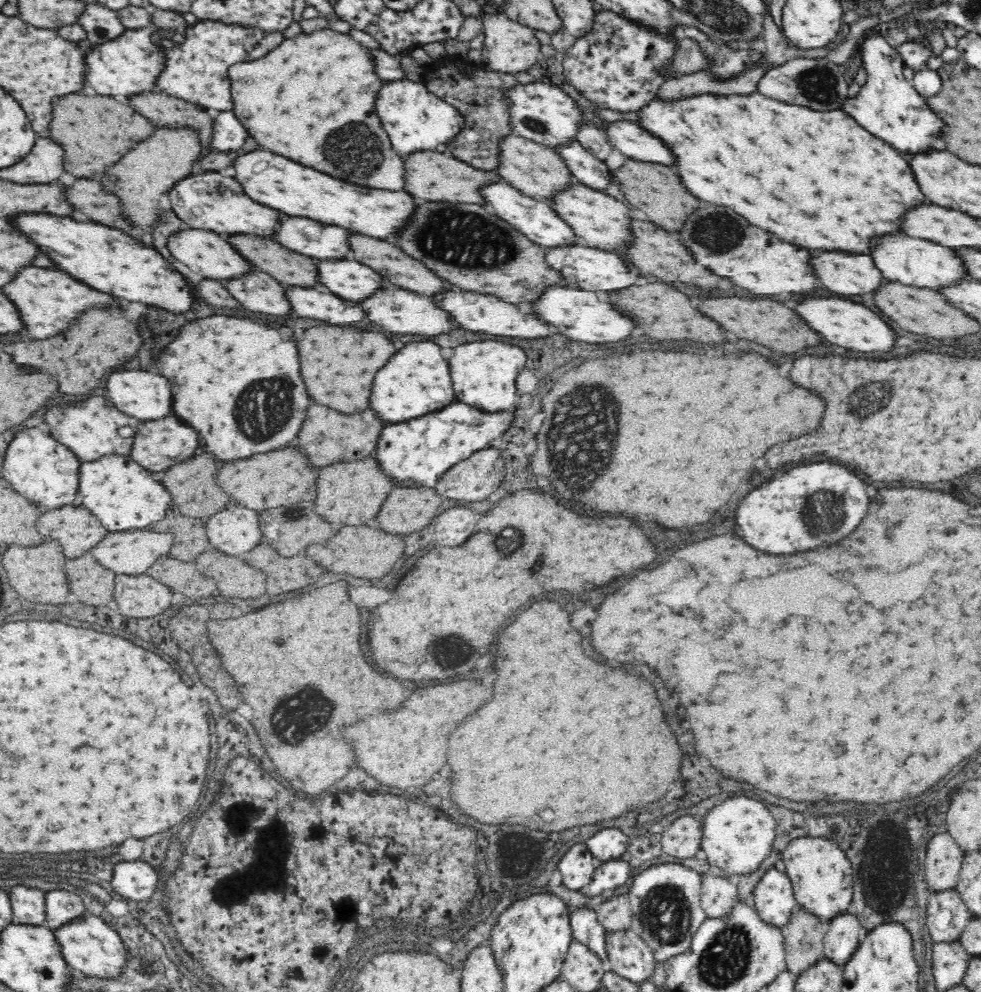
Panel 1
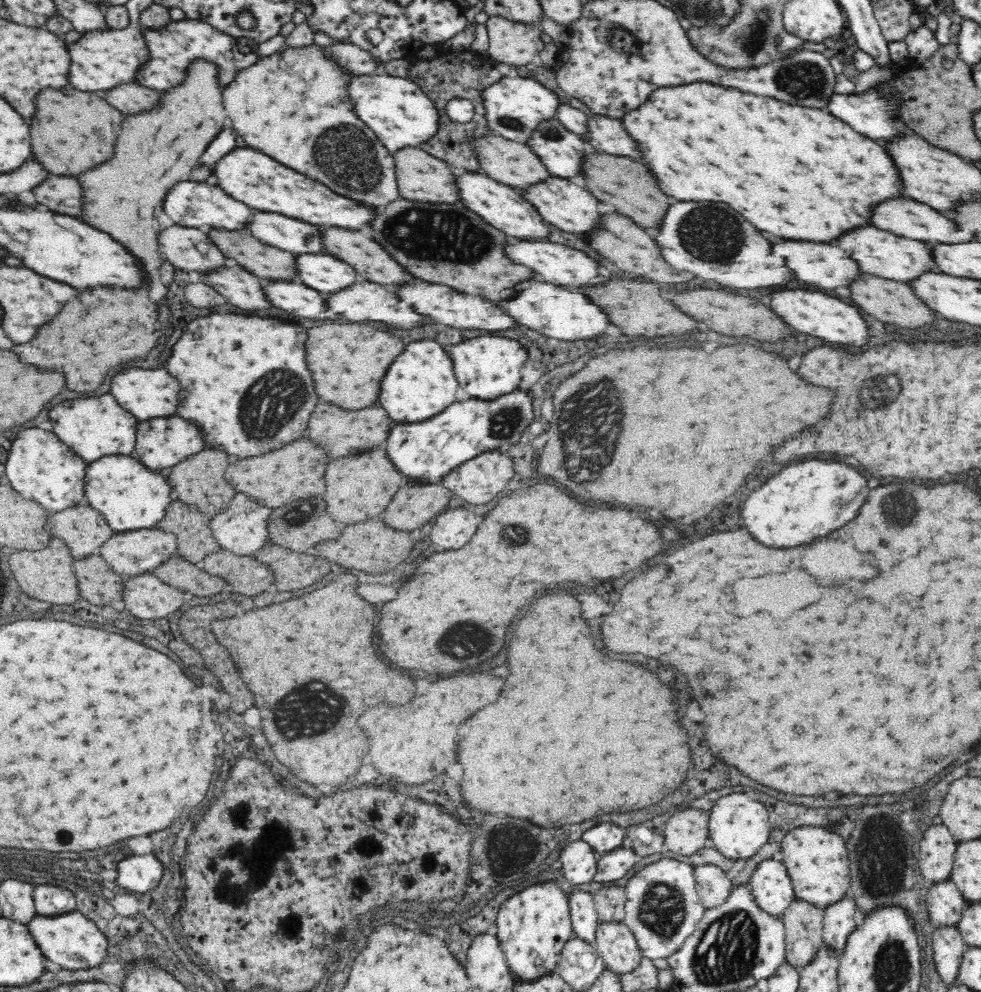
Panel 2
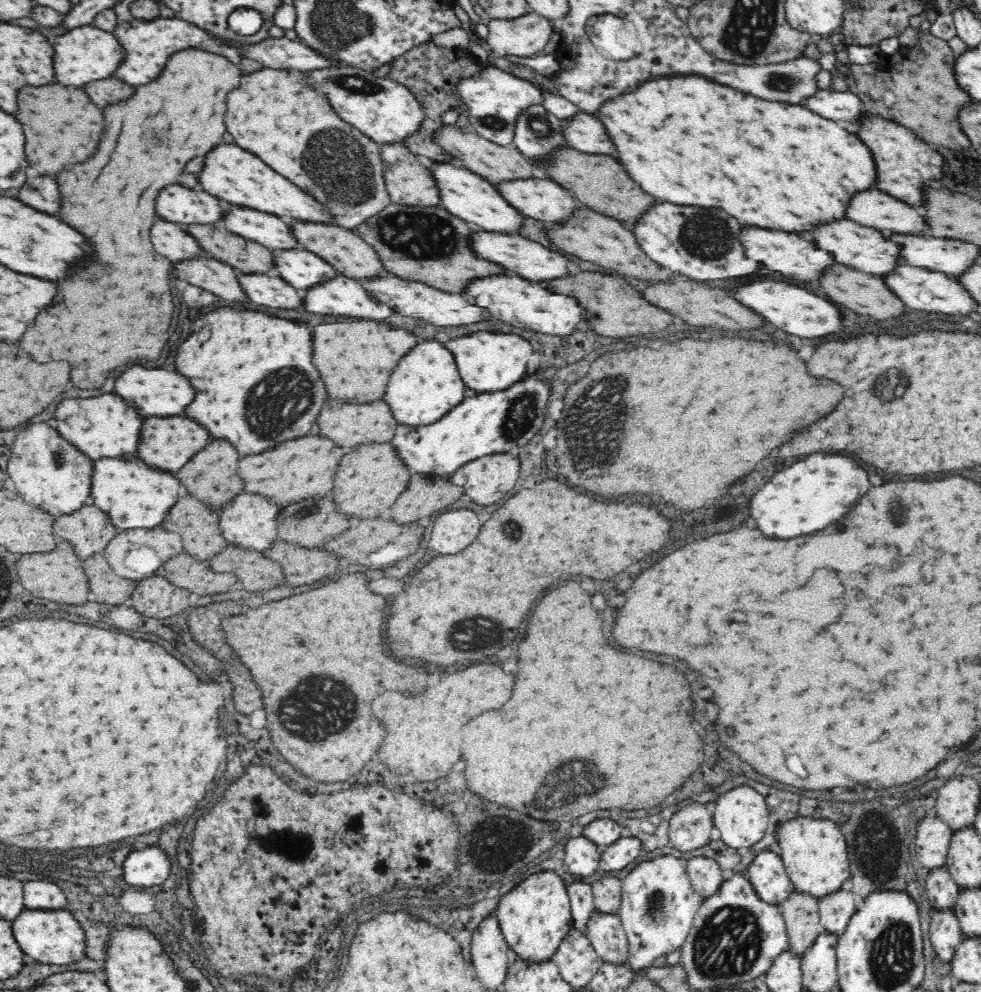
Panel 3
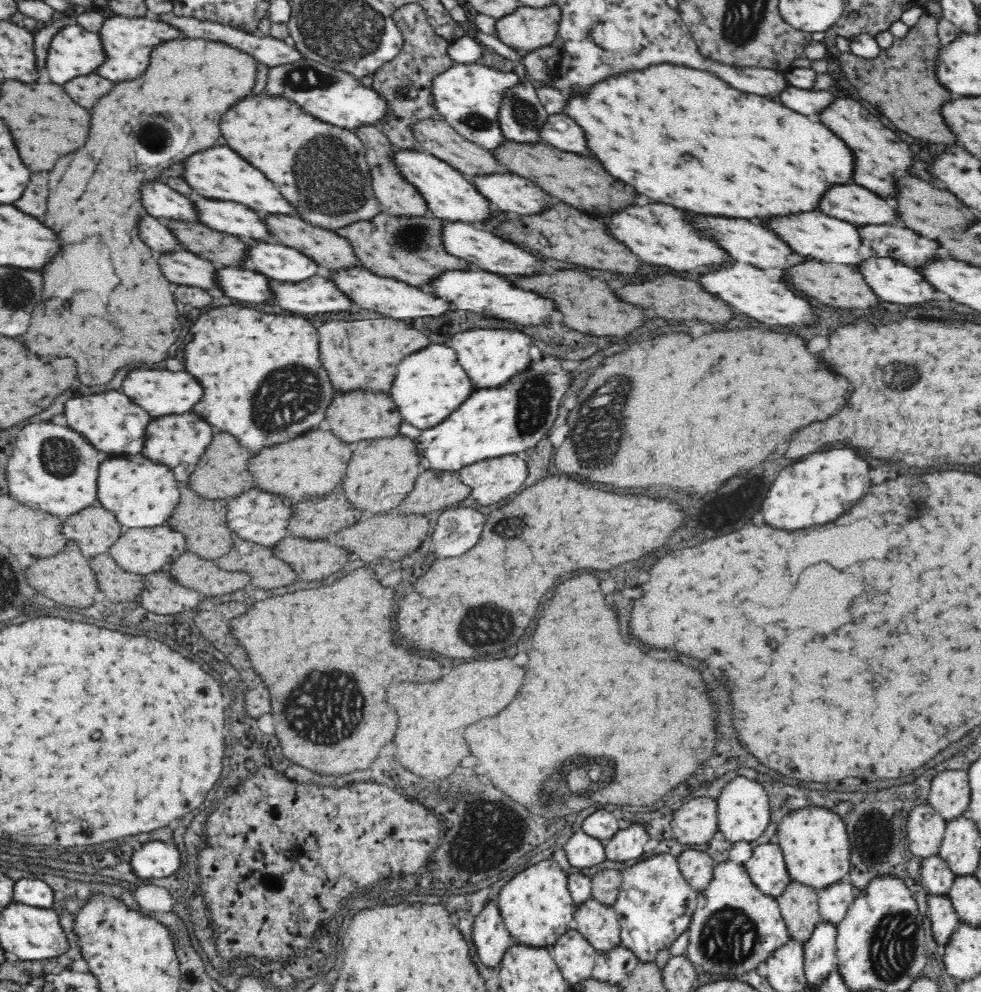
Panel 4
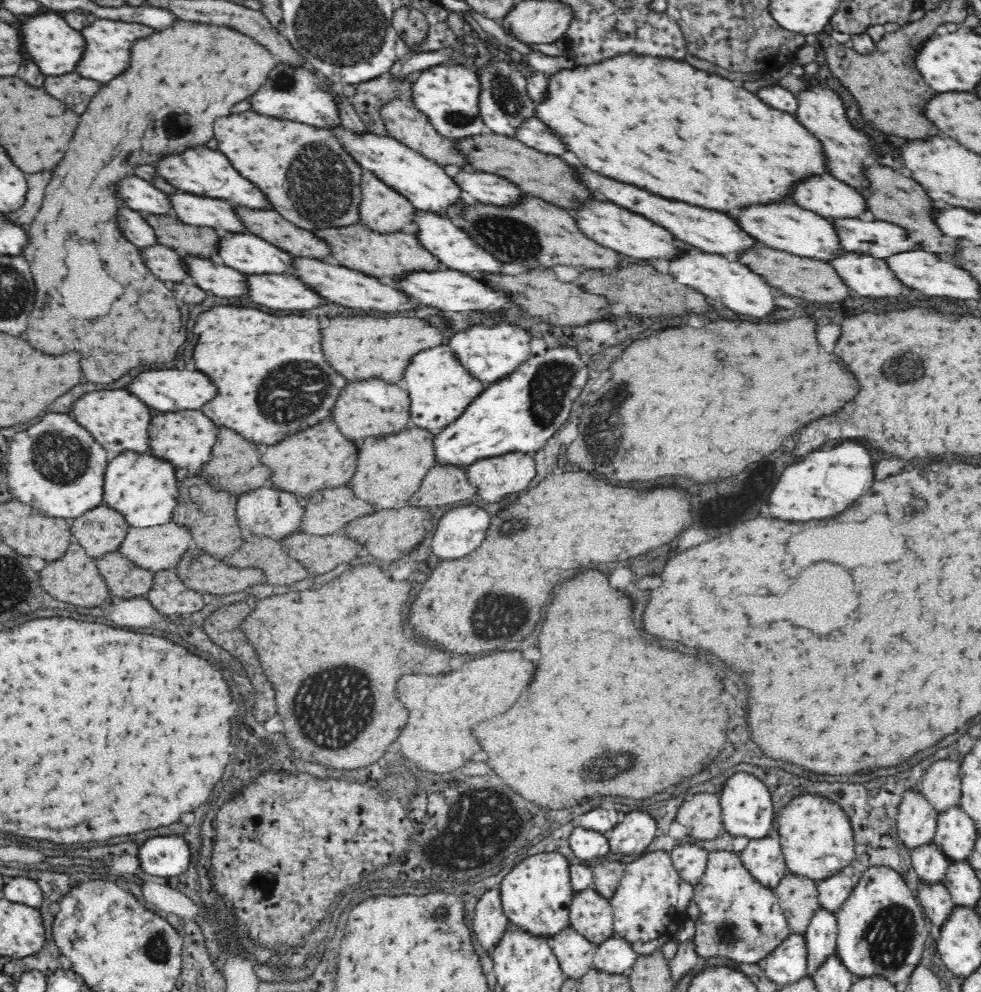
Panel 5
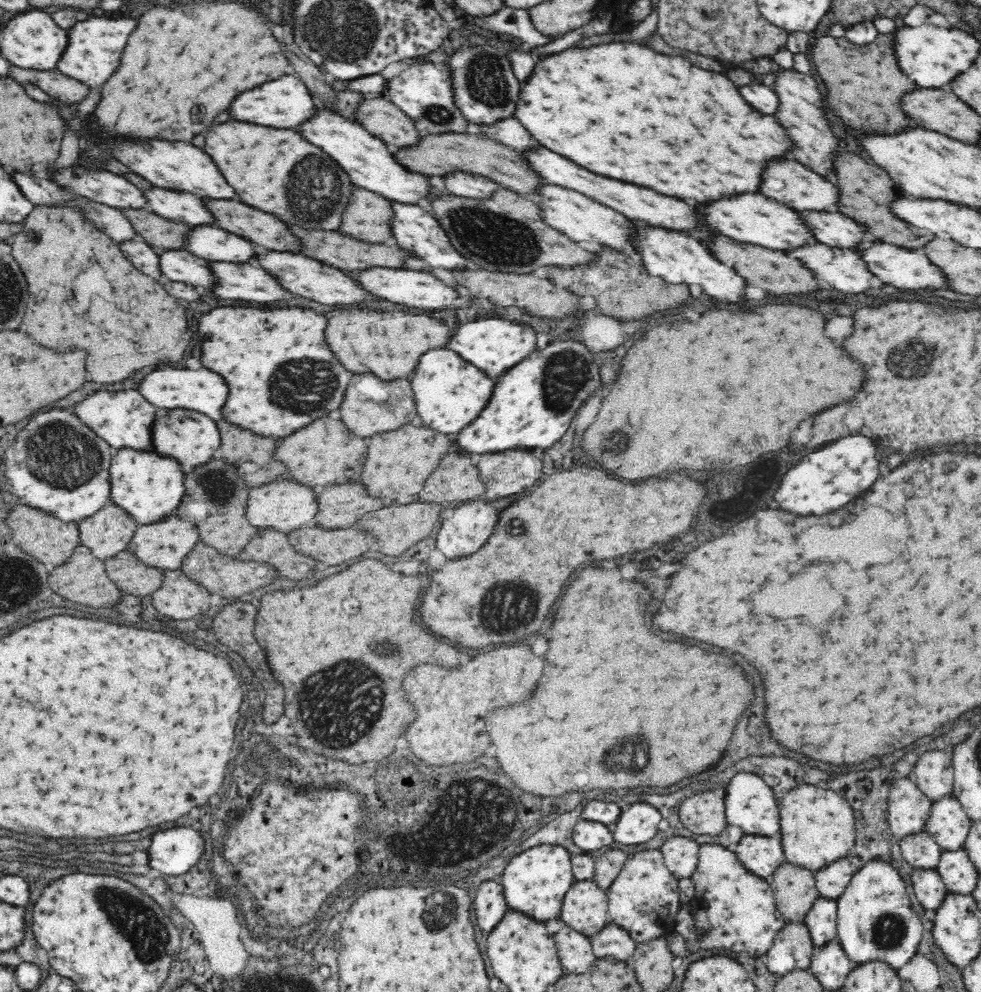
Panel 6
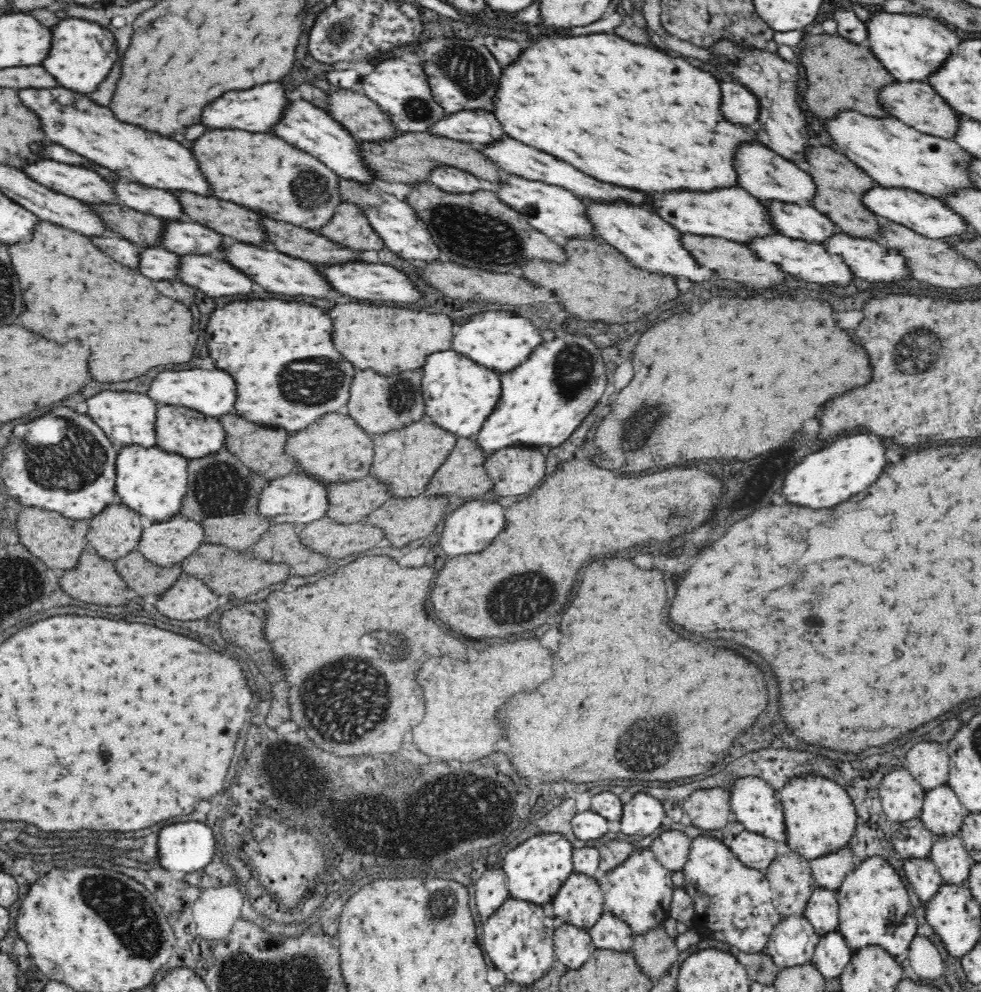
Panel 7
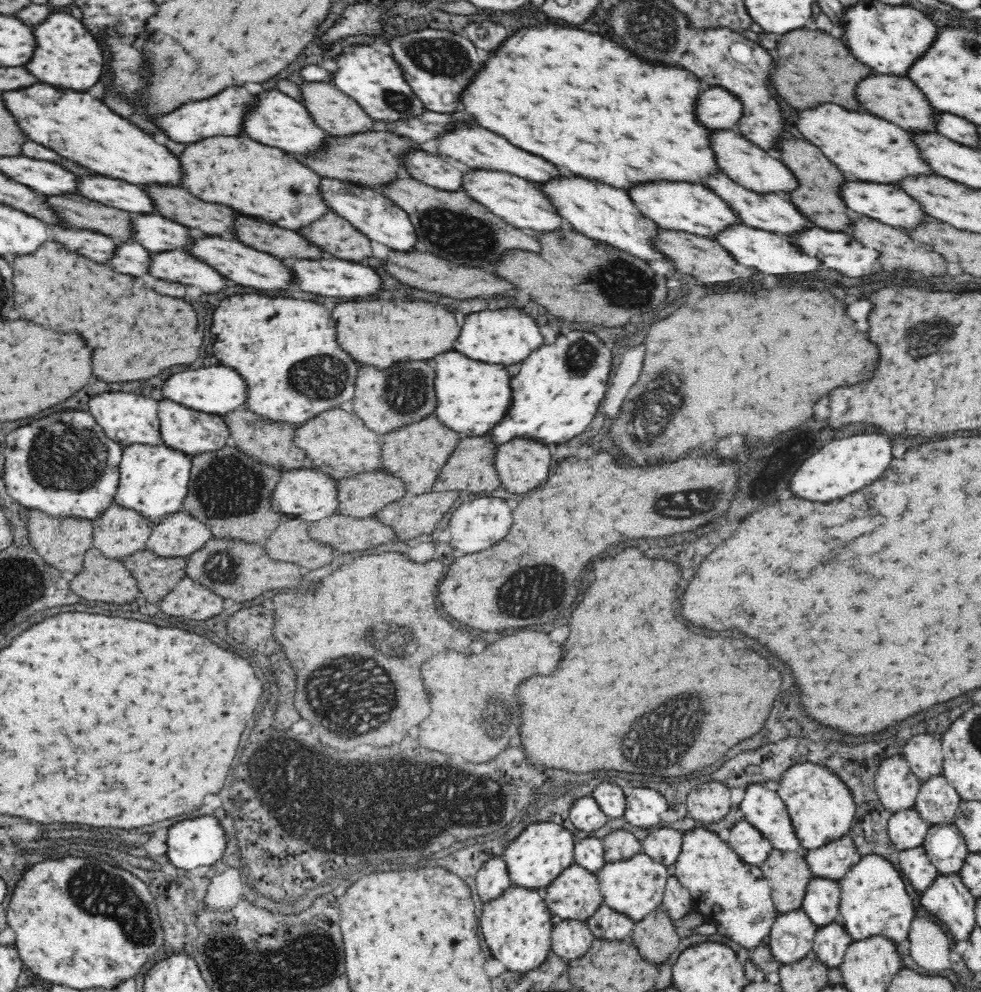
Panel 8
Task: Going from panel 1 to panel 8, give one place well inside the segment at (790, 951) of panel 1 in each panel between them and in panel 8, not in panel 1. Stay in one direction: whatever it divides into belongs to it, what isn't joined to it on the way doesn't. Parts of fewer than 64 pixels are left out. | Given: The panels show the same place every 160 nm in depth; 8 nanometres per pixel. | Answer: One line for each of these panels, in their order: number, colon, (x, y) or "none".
2: (803, 922)
3: (801, 912)
4: (799, 905)
5: (798, 897)
6: (795, 892)
7: (791, 879)
8: (788, 873)

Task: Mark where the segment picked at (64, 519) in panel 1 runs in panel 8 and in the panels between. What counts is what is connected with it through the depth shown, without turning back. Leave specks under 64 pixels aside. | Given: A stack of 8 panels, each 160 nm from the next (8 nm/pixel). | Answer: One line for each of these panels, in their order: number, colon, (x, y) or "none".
2: (82, 529)
3: (89, 530)
4: (93, 529)
5: (99, 531)
6: (109, 531)
7: (115, 531)
8: (120, 532)

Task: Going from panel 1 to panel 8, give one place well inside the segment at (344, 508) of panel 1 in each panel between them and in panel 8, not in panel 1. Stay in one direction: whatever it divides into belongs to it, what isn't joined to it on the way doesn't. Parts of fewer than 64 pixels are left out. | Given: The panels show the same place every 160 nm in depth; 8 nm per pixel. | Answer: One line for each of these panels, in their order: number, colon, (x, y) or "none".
2: (358, 488)
3: (368, 480)
4: (380, 473)
5: (389, 470)
6: (397, 463)
7: (405, 460)
8: (414, 454)

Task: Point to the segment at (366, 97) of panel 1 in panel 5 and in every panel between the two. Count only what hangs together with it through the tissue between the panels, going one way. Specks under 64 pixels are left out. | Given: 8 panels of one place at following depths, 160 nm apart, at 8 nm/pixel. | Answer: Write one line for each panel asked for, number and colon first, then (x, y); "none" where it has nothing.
2: (294, 104)
3: (275, 113)
4: (322, 167)
5: (309, 176)

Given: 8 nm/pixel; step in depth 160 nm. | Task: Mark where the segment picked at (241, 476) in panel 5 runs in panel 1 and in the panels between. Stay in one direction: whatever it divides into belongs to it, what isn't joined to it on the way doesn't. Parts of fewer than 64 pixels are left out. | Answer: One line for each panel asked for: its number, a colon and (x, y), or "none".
1: (196, 495)
2: (199, 481)
3: (210, 476)
4: (222, 471)

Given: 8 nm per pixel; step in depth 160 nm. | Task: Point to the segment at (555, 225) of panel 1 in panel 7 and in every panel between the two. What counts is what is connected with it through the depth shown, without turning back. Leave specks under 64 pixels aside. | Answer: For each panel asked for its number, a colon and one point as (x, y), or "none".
2: (505, 207)
3: (466, 194)
4: (450, 194)
5: (423, 181)
6: (370, 162)
7: (313, 129)

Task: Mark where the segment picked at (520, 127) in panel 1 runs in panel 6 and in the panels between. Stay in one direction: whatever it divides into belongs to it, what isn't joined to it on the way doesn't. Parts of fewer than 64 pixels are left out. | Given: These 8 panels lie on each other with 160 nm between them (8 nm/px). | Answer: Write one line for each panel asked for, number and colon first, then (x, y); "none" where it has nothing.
2: (516, 106)
3: (495, 99)
4: (469, 97)
5: (450, 95)
6: (426, 93)

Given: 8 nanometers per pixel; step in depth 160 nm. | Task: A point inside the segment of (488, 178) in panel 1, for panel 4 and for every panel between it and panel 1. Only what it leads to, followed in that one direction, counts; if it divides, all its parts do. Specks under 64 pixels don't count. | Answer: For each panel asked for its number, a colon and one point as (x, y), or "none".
2: (421, 176)
3: (410, 180)
4: (397, 195)

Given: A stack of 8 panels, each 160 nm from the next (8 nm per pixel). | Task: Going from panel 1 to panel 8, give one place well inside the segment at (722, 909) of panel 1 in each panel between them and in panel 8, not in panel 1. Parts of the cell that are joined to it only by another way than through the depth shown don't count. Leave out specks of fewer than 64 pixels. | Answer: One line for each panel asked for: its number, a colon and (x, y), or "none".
2: (715, 888)
3: (705, 874)
4: (697, 867)
5: (690, 859)
6: (680, 853)
7: (672, 847)
8: (664, 845)

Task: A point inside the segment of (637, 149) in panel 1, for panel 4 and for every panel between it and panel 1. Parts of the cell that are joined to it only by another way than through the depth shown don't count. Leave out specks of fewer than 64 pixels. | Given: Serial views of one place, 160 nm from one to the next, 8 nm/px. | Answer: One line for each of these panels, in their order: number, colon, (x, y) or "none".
2: (609, 135)
3: (586, 132)
4: (561, 131)

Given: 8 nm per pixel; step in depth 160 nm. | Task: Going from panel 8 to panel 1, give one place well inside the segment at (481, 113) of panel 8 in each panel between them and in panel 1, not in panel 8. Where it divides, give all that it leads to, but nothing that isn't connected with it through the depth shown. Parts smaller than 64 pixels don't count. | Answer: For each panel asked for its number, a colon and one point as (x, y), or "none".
1: (818, 179)
2: (798, 173)
3: (689, 141)
4: (683, 137)
5: (678, 132)
6: (623, 111)
7: (623, 113)

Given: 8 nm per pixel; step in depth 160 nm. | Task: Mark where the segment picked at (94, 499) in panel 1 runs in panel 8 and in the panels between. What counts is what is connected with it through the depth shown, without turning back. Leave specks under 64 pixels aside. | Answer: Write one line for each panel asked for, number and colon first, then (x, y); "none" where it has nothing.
2: (130, 497)
3: (134, 495)
4: (139, 493)
5: (144, 490)
6: (147, 486)
7: (152, 482)
8: (153, 479)

